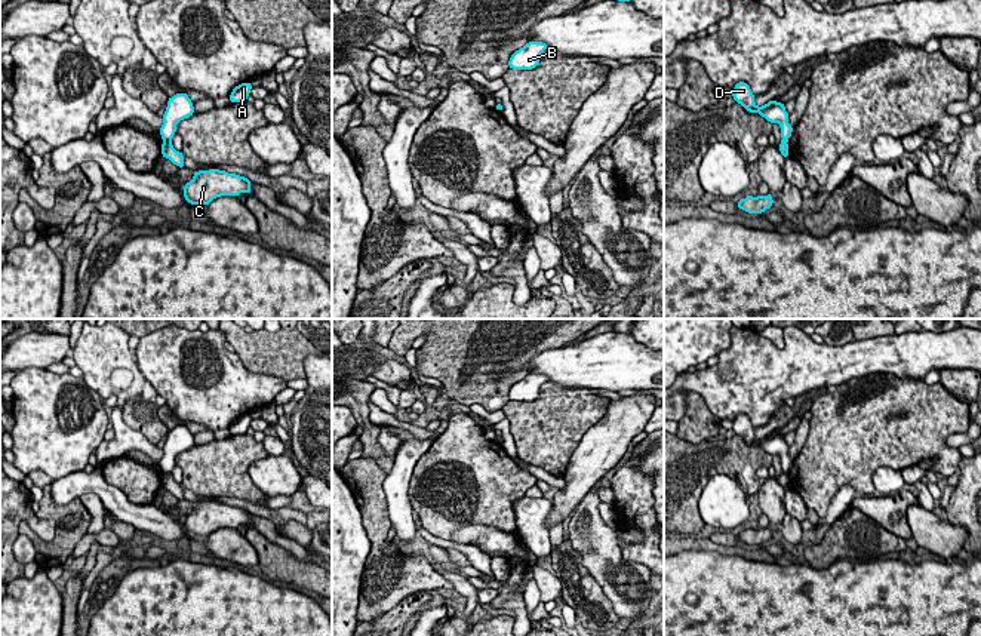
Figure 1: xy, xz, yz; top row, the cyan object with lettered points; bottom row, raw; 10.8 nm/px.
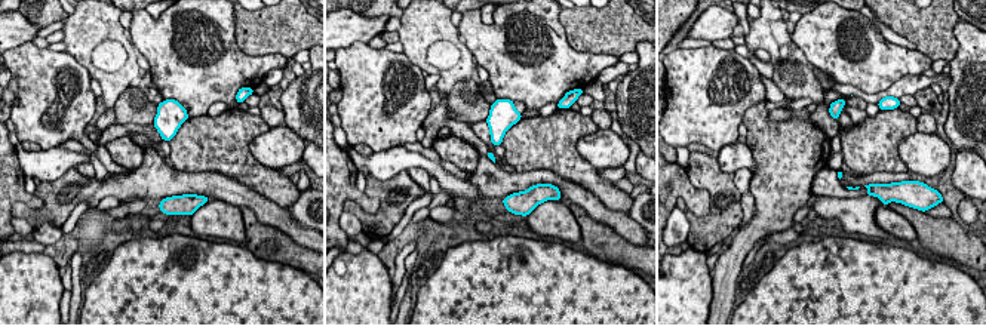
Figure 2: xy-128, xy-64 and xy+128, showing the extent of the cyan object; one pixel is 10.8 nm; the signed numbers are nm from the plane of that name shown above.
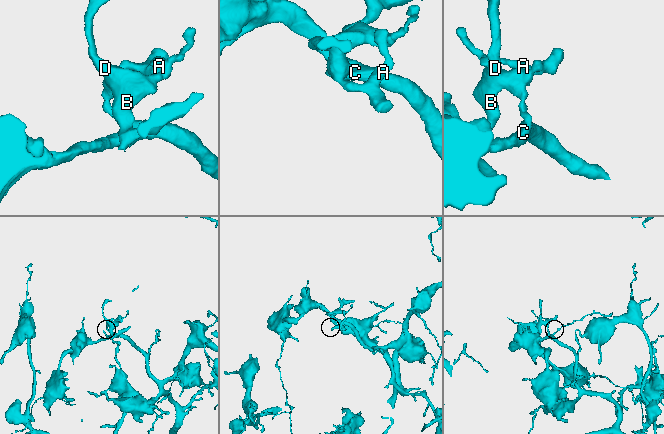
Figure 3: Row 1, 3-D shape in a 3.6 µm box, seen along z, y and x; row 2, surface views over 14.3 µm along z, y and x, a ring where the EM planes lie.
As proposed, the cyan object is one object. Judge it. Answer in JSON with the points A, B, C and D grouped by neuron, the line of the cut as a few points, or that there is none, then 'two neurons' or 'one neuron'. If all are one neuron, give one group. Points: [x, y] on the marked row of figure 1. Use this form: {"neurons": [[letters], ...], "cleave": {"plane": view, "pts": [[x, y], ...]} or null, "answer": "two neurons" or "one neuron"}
{"neurons": [["A", "B", "D"], ["C"]], "cleave": {"plane": "xy", "pts": [[163, 140], [169, 141]]}, "answer": "two neurons"}

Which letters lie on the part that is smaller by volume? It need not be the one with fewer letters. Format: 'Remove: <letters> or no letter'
Remove: A, B, D

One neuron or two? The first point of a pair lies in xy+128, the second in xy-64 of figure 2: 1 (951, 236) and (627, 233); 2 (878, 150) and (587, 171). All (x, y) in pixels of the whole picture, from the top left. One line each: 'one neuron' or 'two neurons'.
1: two neurons
2: one neuron

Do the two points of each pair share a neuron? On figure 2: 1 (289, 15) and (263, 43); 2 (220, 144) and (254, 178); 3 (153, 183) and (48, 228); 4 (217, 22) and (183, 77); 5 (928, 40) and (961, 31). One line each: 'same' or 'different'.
1: same
2: same
3: different
4: same
5: different

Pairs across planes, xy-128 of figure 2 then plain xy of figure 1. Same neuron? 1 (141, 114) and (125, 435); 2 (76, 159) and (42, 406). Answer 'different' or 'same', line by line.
1: different
2: different

